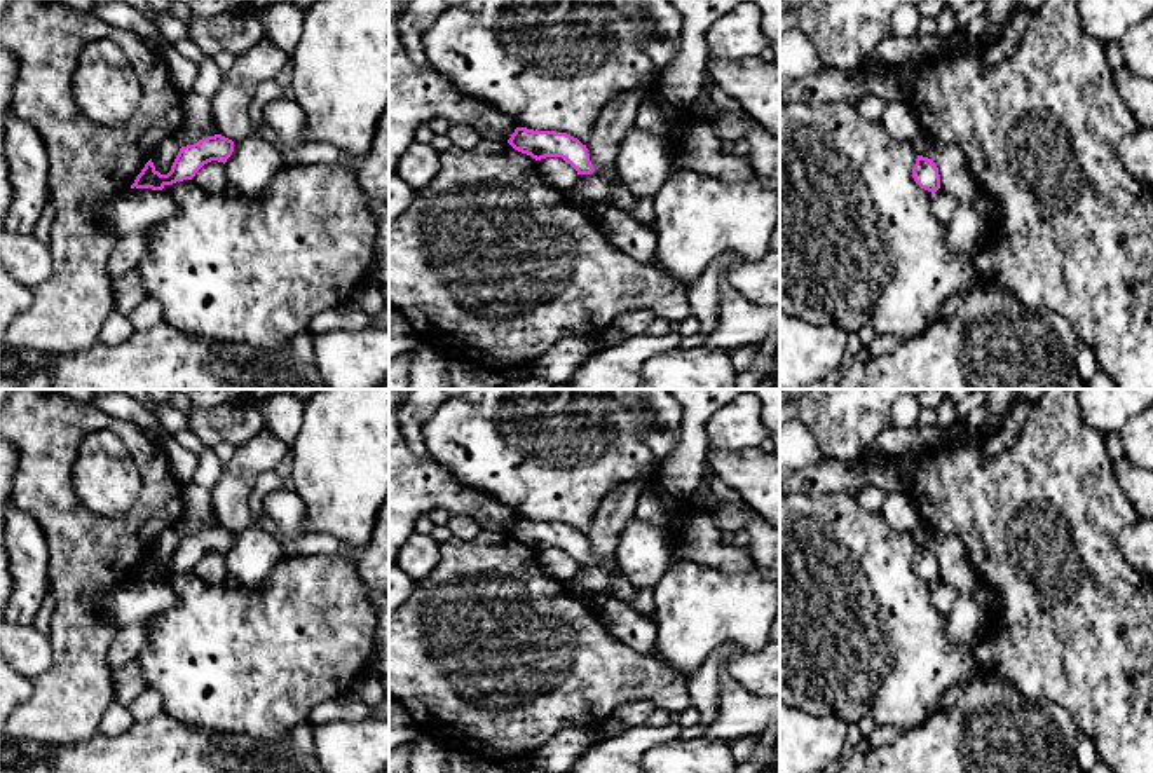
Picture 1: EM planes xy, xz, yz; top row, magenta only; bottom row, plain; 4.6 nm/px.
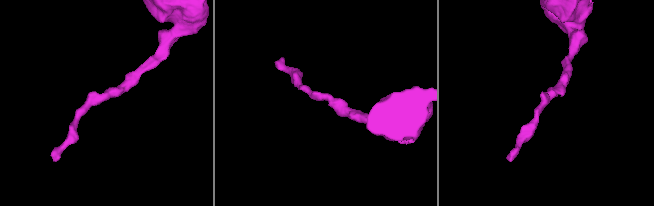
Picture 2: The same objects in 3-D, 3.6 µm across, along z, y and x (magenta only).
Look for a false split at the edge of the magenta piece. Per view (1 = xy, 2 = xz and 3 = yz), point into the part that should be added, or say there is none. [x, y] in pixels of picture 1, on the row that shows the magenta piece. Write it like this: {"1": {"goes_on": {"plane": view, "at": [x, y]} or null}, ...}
{"1": {"goes_on": null}, "2": {"goes_on": null}, "3": {"goes_on": null}}

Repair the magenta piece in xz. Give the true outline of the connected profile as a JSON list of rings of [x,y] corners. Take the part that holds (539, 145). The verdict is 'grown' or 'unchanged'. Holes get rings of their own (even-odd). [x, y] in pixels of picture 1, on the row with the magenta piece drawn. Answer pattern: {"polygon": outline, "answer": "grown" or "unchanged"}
{"polygon": [[[516,127],[508,143],[536,161],[562,157],[577,174],[591,174],[595,171],[586,145],[567,133]]], "answer": "unchanged"}

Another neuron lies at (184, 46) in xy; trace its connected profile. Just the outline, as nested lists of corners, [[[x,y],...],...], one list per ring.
[[[180,38],[178,42],[173,44],[173,47],[183,54],[185,58],[188,58],[190,61],[194,61],[197,66],[202,63],[204,59],[204,52],[199,49],[199,45],[192,40],[192,38]]]

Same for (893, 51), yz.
[[[937,33],[926,37],[888,35],[876,45],[867,59],[881,61],[886,66],[923,65],[935,58],[945,45],[947,42]]]

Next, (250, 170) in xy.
[[[258,133],[234,141],[234,152],[225,162],[229,185],[237,190],[237,195],[258,201],[281,168],[279,150]]]

